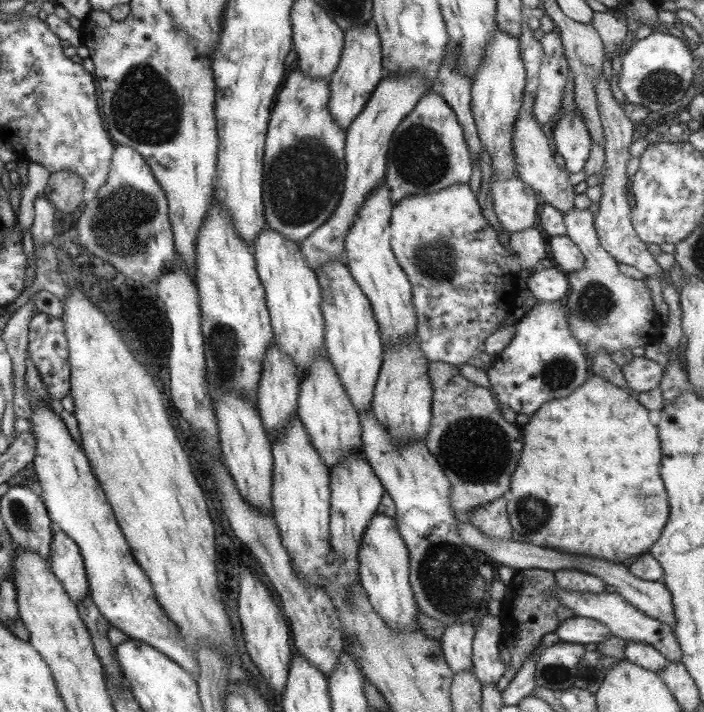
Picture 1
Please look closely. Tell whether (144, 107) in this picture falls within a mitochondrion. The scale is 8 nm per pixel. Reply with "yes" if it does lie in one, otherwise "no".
yes

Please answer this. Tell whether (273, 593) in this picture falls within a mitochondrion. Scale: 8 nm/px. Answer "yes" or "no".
no

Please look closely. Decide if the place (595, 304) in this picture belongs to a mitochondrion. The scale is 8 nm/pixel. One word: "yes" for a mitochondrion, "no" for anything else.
yes

